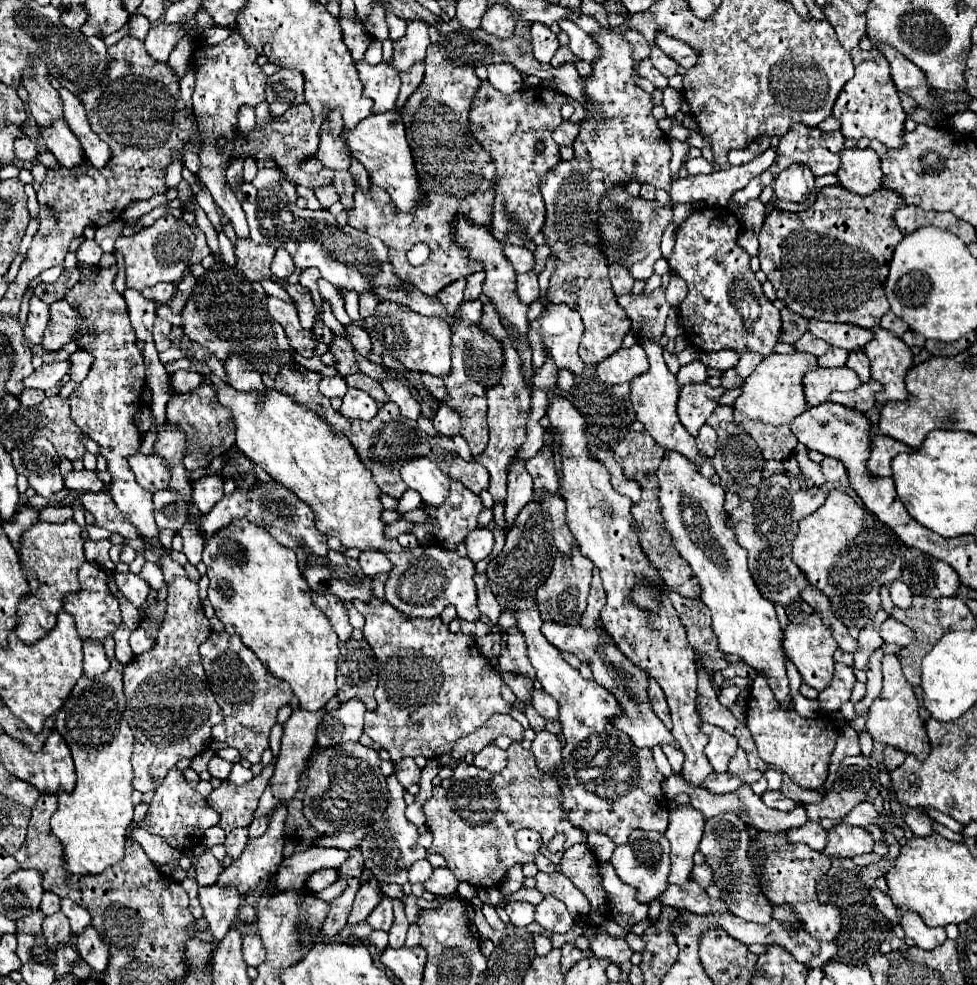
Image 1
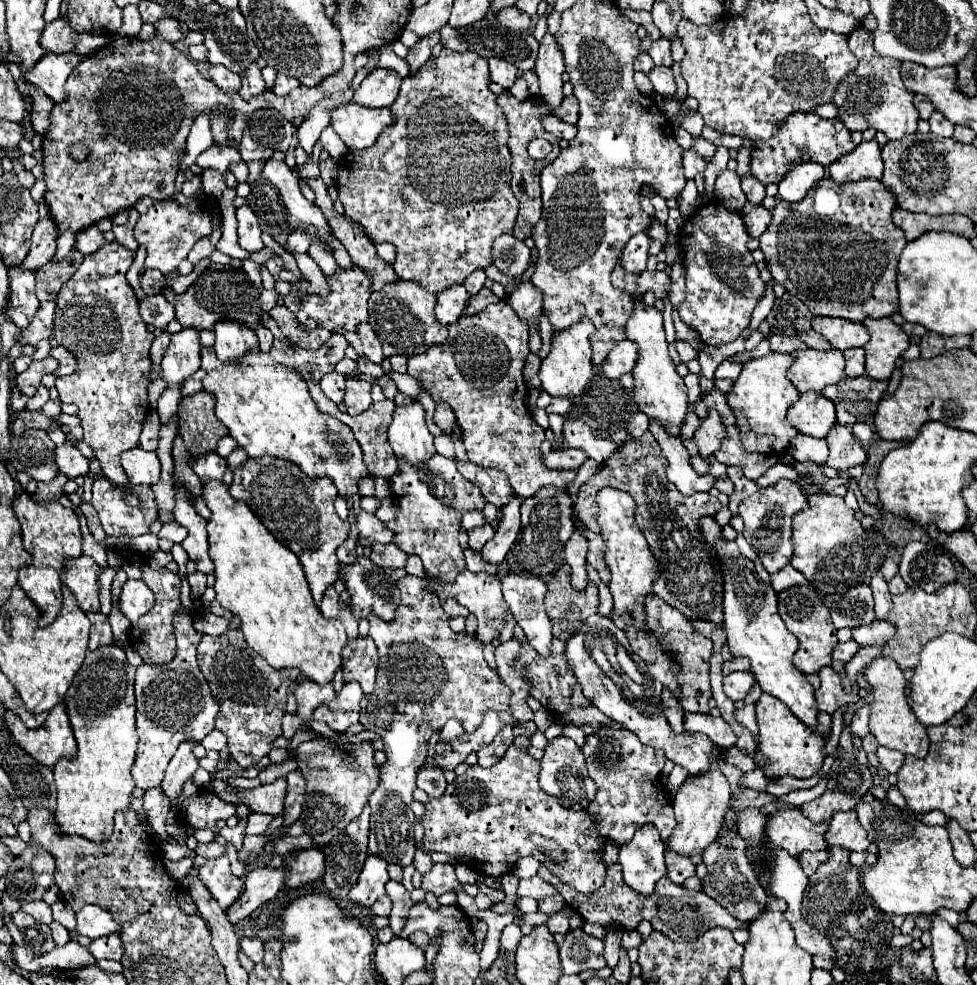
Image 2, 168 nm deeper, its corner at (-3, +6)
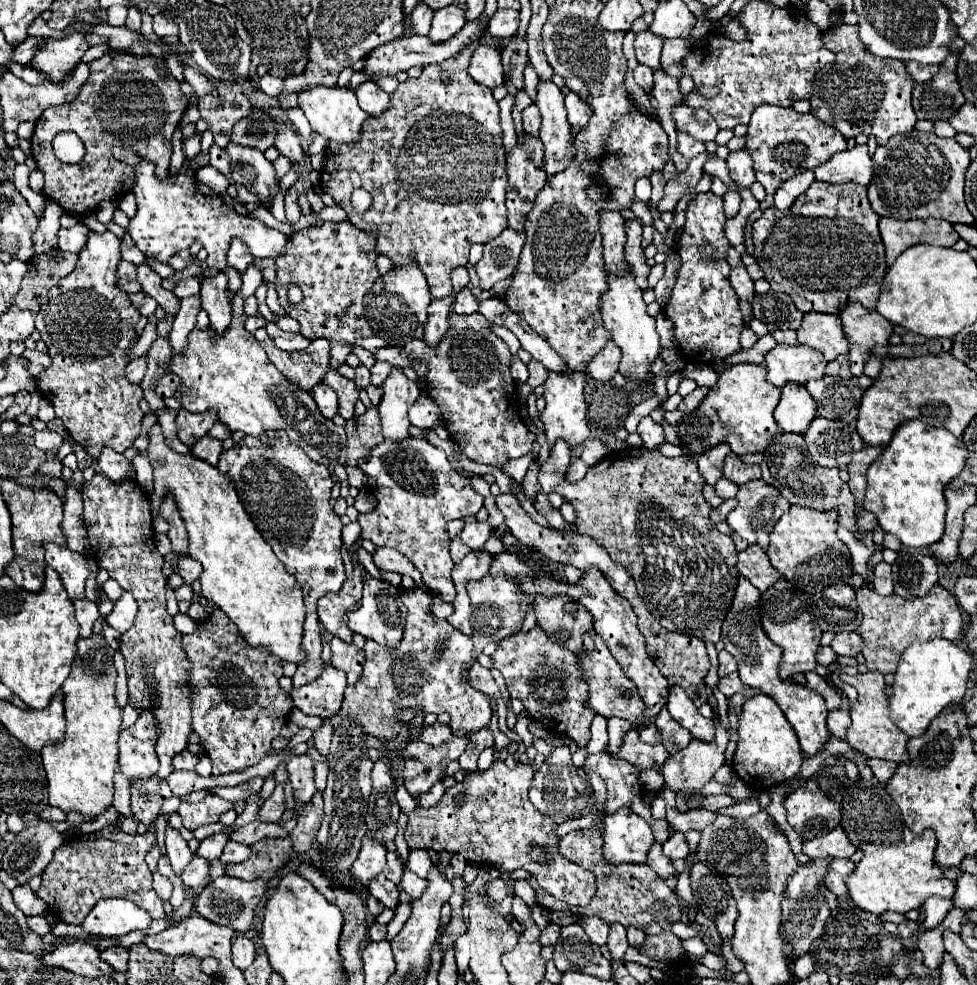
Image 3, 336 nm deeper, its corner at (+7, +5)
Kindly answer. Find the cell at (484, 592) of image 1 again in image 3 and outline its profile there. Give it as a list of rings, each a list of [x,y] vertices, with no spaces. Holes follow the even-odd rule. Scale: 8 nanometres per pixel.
[[[455,537],[455,539],[451,541],[451,557],[453,557],[453,563],[459,563],[469,551],[471,551],[471,549],[467,549],[459,537]]]

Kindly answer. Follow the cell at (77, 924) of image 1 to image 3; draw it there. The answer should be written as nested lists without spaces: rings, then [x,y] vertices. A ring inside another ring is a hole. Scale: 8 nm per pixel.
[[[101,899],[93,911],[81,921],[81,929],[89,935],[117,937],[135,929],[147,929],[151,917],[127,899]]]

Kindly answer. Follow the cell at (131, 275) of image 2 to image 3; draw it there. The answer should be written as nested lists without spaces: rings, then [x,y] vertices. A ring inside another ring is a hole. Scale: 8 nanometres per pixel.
[[[125,235],[123,241],[121,241],[121,255],[123,255],[125,261],[131,261],[131,263],[135,263],[135,265],[141,265],[141,263],[145,261],[145,257],[143,257],[141,251],[133,245],[133,239],[131,239],[129,235]]]

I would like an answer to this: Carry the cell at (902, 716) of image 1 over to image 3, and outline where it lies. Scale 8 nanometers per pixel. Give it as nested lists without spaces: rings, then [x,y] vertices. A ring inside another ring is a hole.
[[[867,671],[867,673],[857,673],[857,675],[841,675],[843,683],[853,685],[859,691],[859,701],[855,703],[851,711],[851,727],[847,729],[847,741],[851,747],[857,751],[865,753],[867,757],[877,757],[877,759],[889,759],[895,763],[907,761],[907,741],[909,737],[903,735],[897,727],[891,723],[889,715],[889,697],[885,695],[885,677],[879,671]]]

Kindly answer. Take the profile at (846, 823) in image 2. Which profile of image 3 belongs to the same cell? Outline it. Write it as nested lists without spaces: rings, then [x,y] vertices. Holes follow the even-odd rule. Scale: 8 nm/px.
[[[837,825],[833,831],[829,831],[825,837],[805,841],[803,853],[809,859],[823,859],[823,857],[851,857],[857,851],[855,845],[847,839],[847,833],[841,825]]]

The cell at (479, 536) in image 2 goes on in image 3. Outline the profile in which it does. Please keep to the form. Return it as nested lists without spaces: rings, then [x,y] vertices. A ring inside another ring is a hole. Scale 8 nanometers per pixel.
[[[475,521],[475,523],[467,523],[463,527],[461,541],[471,549],[479,549],[485,545],[489,535],[491,535],[491,525],[487,521]]]

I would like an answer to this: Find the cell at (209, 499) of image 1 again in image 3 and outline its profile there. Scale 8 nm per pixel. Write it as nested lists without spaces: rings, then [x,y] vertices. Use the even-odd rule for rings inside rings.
[[[203,437],[203,439],[199,439],[199,441],[191,447],[191,455],[199,457],[199,459],[211,463],[211,465],[217,465],[217,461],[219,461],[217,457],[221,455],[221,443],[215,441],[215,439]],[[211,457],[215,457],[215,459],[211,461]]]

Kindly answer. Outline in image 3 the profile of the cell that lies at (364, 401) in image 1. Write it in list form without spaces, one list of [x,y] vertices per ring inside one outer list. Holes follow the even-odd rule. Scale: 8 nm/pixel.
[[[329,369],[327,375],[323,377],[323,383],[327,383],[331,389],[337,391],[339,395],[339,415],[343,419],[351,419],[355,413],[355,403],[359,401],[359,389],[355,381],[341,377],[335,369]]]

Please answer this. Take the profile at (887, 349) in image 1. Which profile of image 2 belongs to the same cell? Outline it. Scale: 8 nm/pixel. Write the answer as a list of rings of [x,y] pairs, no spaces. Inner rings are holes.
[[[865,318],[861,322],[871,340],[865,344],[865,370],[875,380],[889,380],[895,360],[909,346],[909,336],[891,318]]]

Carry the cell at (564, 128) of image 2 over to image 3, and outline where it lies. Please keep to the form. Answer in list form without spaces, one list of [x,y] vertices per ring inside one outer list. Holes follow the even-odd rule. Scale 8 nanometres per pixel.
[[[529,105],[525,111],[523,111],[523,129],[525,133],[533,135],[533,137],[539,137],[539,127],[541,127],[541,115],[539,115],[539,109],[535,105]]]

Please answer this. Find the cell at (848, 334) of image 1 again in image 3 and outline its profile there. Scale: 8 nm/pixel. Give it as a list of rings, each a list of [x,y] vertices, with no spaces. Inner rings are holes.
[[[807,313],[797,329],[797,337],[801,345],[821,351],[827,361],[847,355],[851,347],[843,335],[843,323],[839,323],[839,315],[829,313]]]

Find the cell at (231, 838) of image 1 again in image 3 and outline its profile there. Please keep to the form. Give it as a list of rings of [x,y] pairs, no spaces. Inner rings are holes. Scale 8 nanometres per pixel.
[[[277,785],[275,791],[269,795],[269,799],[265,801],[265,805],[259,809],[257,813],[257,821],[263,823],[275,823],[285,811],[285,803],[283,803],[283,785]]]

